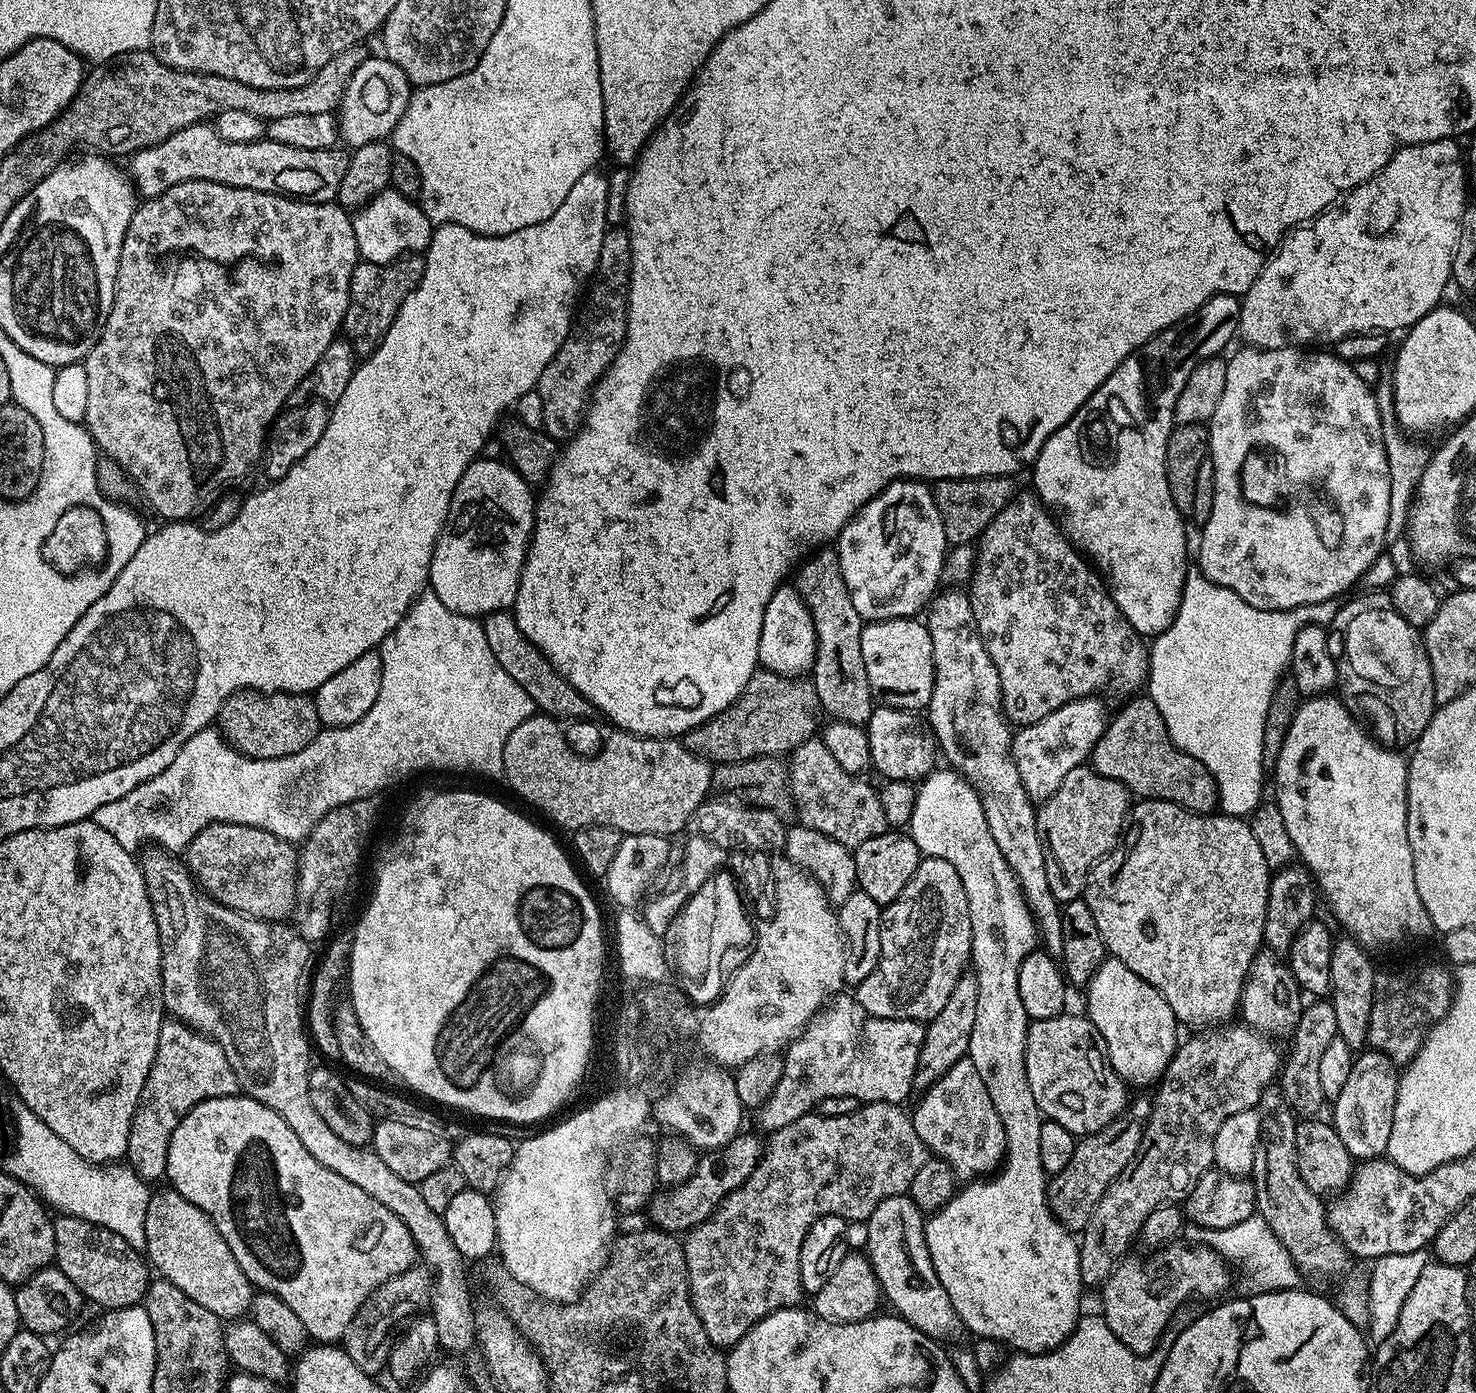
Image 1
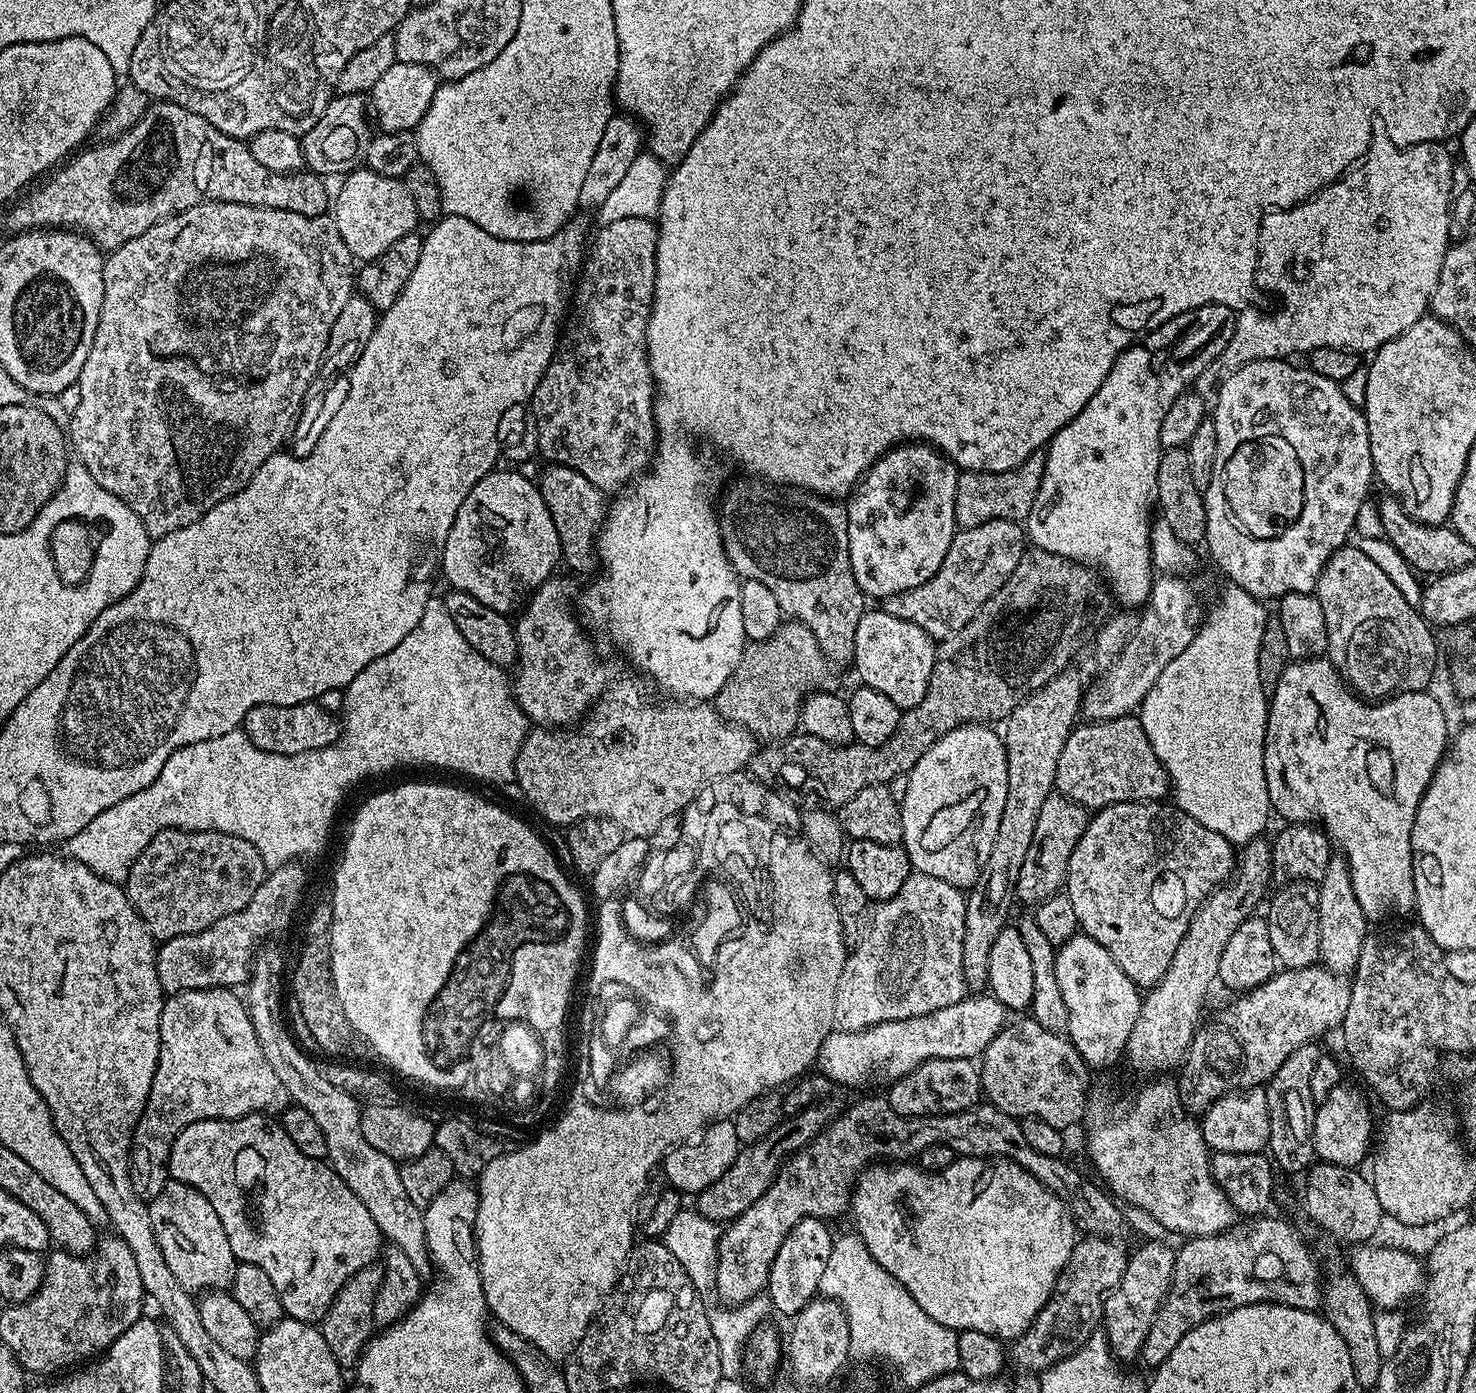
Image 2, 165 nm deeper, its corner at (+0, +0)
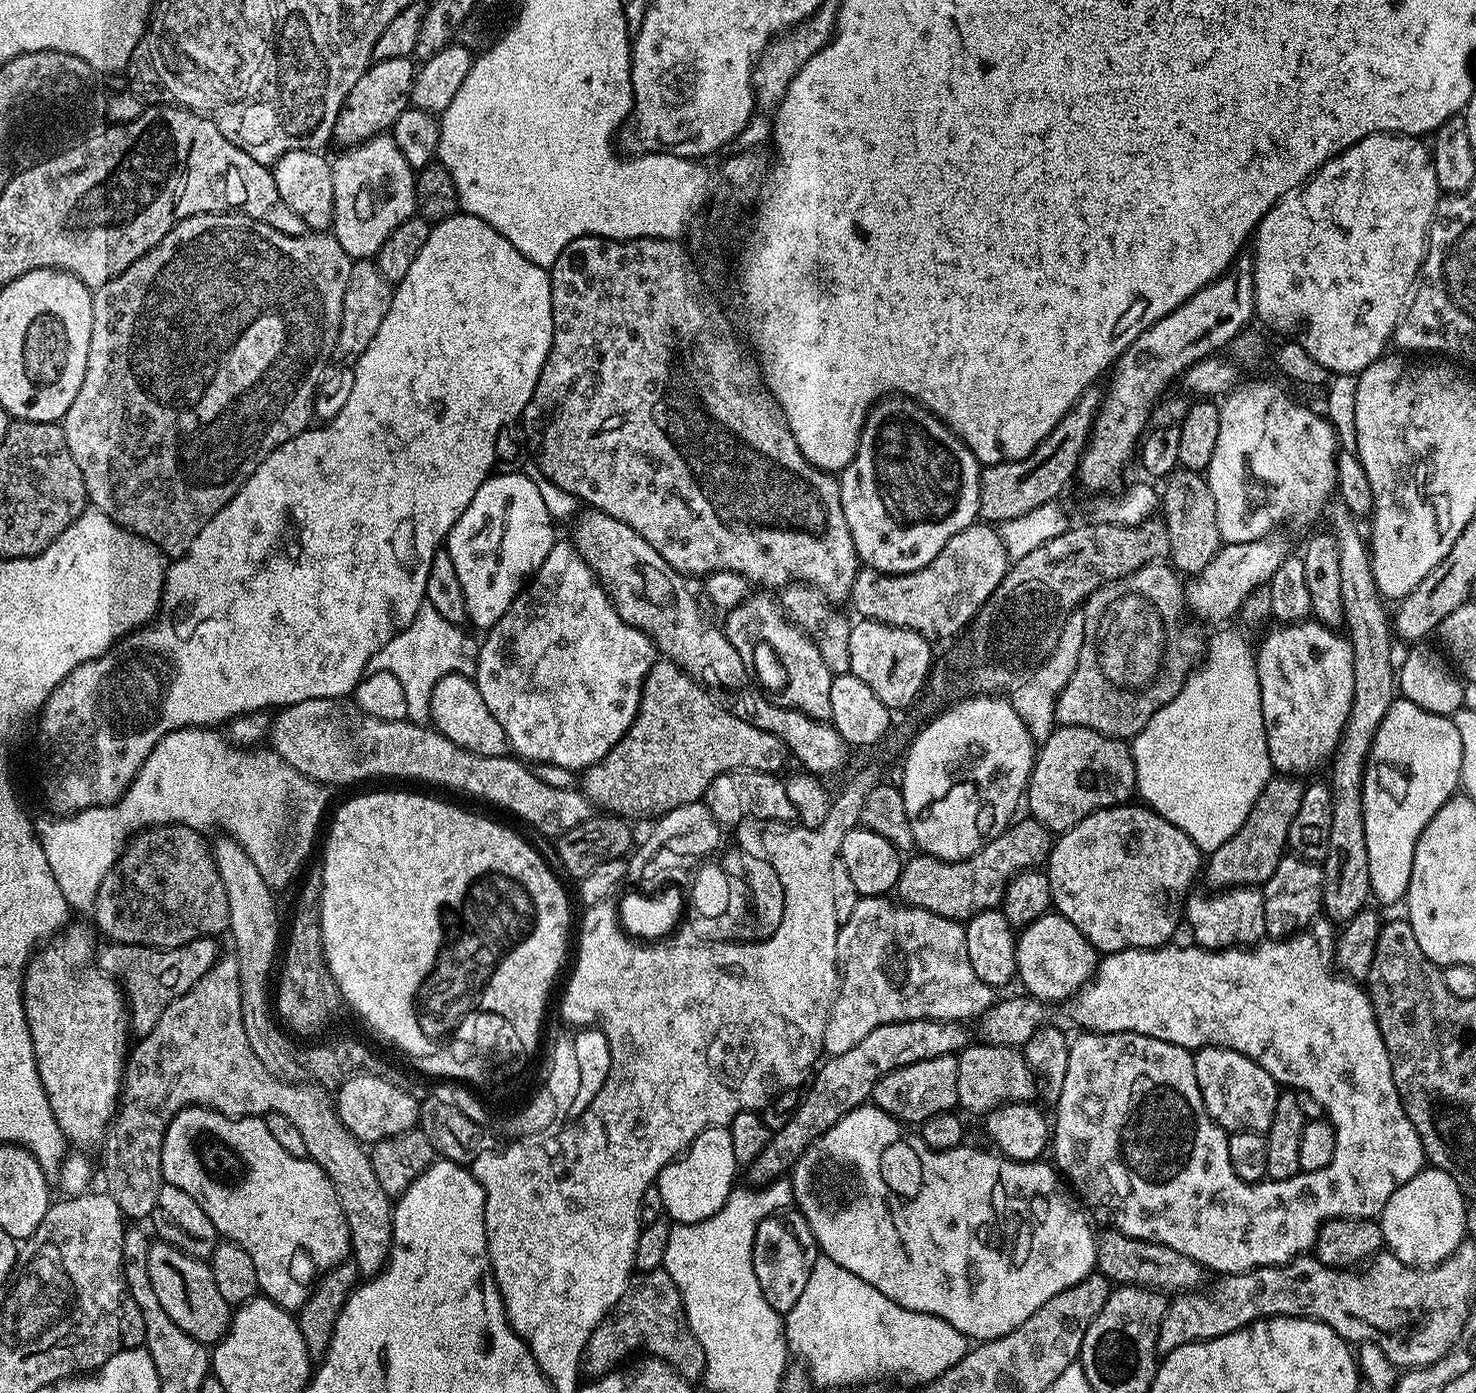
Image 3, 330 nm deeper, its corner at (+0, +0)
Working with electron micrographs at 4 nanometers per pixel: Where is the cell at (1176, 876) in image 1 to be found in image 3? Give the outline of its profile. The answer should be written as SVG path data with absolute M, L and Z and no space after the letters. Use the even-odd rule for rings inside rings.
M1129 802L1114 808L1103 808L1097 812L1090 813L1086 818L1082 818L1082 822L1078 822L1069 832L1063 833L1053 843L1052 853L1048 855L1046 861L1046 875L1050 882L1050 894L1052 895L1055 911L1059 912L1061 916L1065 916L1070 922L1074 922L1074 926L1078 926L1081 934L1088 939L1092 947L1100 954L1121 952L1127 948L1159 948L1167 945L1171 941L1168 939L1176 932L1176 916L1178 920L1178 908L1175 908L1172 904L1178 903L1177 905L1179 905L1182 898L1189 895L1190 889L1188 887L1191 886L1192 879L1196 876L1196 871L1199 868L1201 871L1202 868L1202 853L1191 838L1186 834L1182 834L1182 830L1178 830L1178 826L1166 822L1166 818L1162 818L1151 808L1147 806L1135 808L1134 805L1135 803Z

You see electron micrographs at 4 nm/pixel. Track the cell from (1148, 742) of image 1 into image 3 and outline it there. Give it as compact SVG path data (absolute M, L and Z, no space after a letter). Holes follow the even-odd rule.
M1057 726L1050 738L1046 738L1039 745L1036 758L1032 762L1032 773L1026 789L1027 815L1049 832L1063 834L1092 812L1129 803L1135 792L1136 771L1132 761L1132 749L1125 741L1103 736L1082 726Z

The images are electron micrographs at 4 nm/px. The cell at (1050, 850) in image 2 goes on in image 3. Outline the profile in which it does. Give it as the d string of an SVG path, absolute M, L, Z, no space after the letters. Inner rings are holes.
M1023 819L1009 824L998 838L965 860L939 860L923 854L913 855L913 860L901 867L900 880L895 886L895 891L900 892L904 899L901 901L913 908L930 910L942 918L961 922L967 922L974 913L985 912L987 908L1000 908L1008 881L1019 872L1039 869L1052 853L1053 833L1036 820Z

